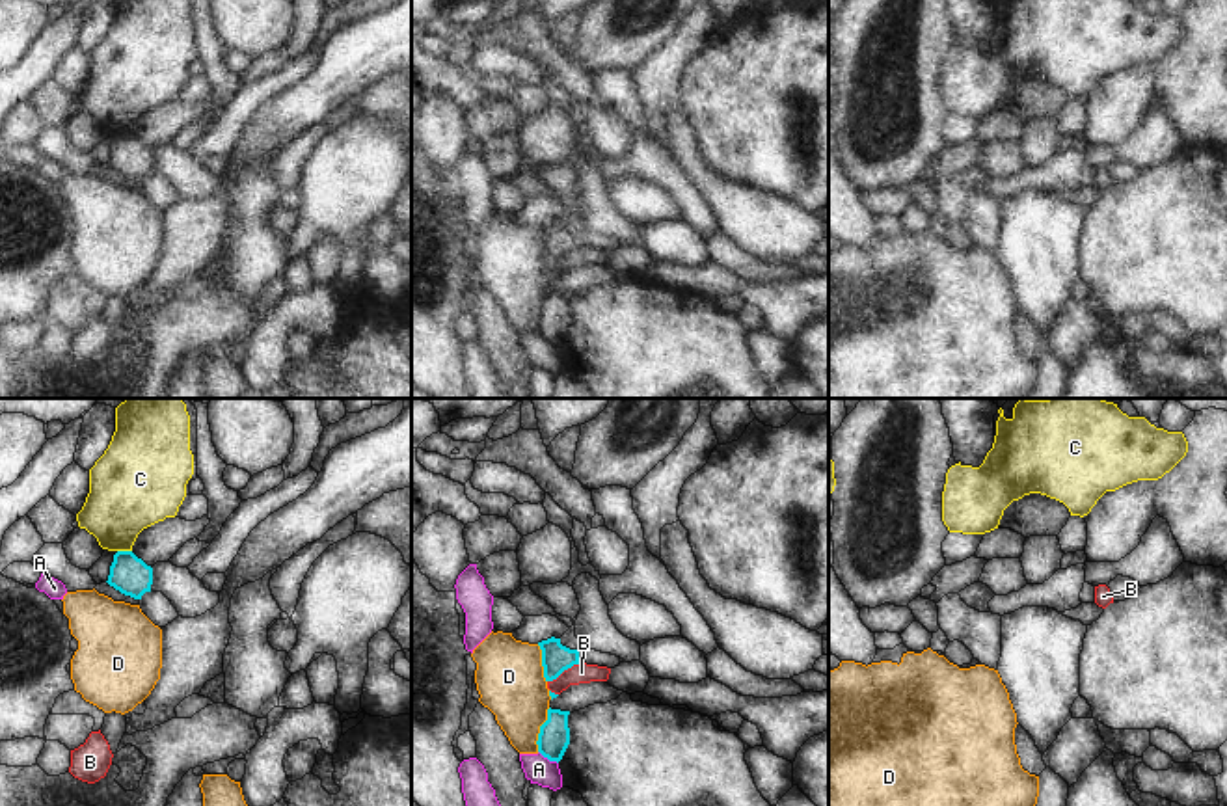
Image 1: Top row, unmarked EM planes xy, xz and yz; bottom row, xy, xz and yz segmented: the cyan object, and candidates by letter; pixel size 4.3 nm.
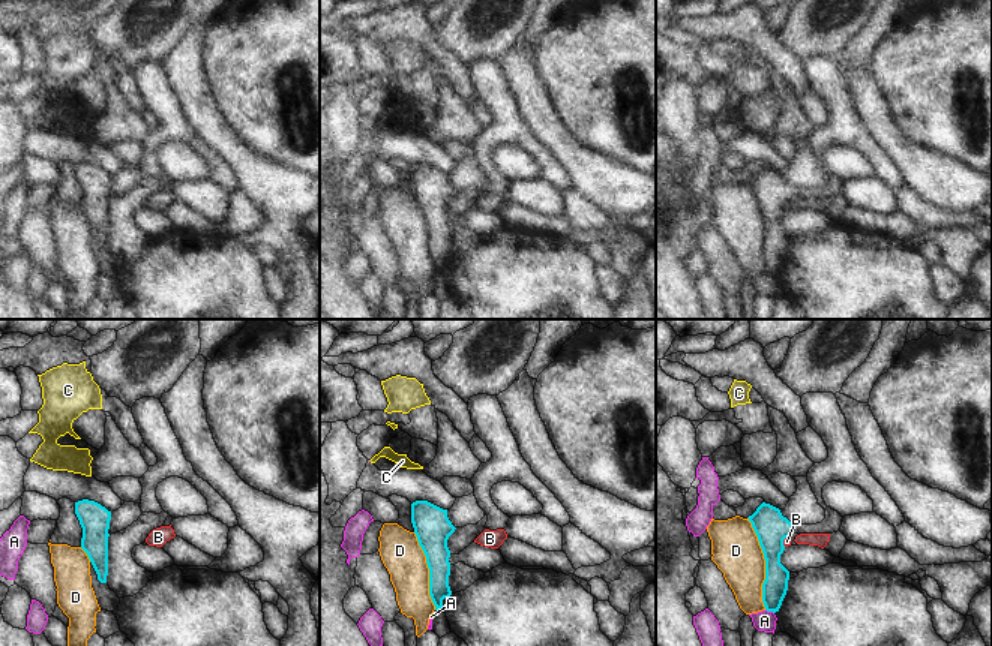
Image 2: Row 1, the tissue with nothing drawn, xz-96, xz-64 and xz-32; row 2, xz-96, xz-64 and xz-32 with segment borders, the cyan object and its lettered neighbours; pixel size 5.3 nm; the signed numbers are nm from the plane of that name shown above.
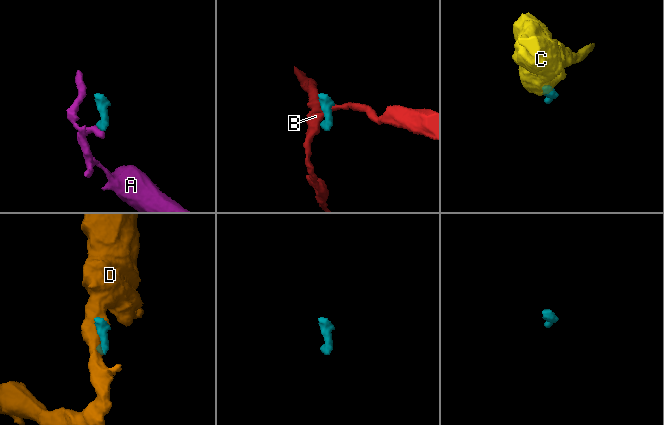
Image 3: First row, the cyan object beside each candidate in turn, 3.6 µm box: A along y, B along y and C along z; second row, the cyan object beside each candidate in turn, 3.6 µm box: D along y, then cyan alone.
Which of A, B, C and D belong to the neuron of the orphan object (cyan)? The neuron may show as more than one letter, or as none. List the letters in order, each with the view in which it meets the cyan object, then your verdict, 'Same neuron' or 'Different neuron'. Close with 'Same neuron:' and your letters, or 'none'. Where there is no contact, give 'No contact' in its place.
A: Touches cyan in xz. Different neuron
B: Touches cyan in xz. Different neuron
C: Touches cyan in xy. Different neuron
D: Touches cyan in xz. Different neuron
Same neuron: none.

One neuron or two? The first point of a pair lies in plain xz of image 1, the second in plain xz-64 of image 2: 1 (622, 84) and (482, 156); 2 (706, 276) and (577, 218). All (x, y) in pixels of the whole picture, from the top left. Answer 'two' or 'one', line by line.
1: one
2: two

